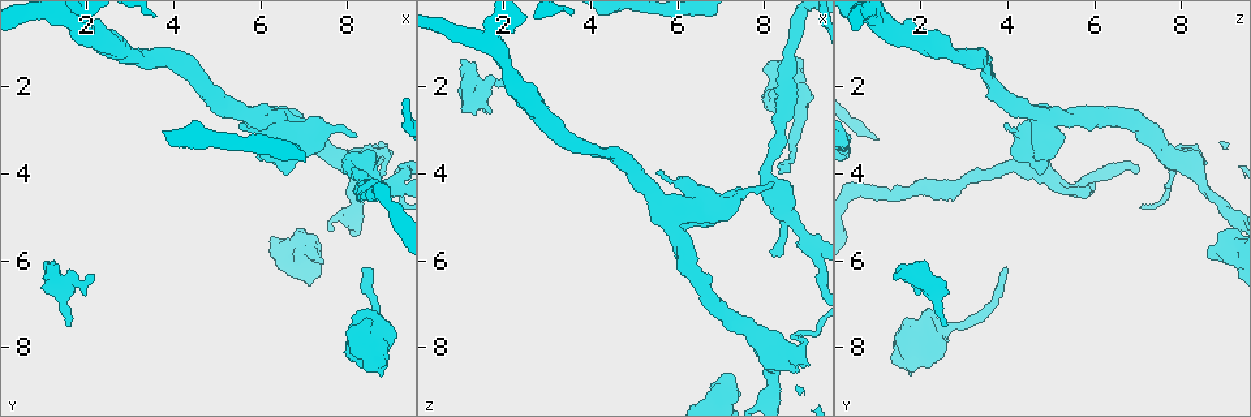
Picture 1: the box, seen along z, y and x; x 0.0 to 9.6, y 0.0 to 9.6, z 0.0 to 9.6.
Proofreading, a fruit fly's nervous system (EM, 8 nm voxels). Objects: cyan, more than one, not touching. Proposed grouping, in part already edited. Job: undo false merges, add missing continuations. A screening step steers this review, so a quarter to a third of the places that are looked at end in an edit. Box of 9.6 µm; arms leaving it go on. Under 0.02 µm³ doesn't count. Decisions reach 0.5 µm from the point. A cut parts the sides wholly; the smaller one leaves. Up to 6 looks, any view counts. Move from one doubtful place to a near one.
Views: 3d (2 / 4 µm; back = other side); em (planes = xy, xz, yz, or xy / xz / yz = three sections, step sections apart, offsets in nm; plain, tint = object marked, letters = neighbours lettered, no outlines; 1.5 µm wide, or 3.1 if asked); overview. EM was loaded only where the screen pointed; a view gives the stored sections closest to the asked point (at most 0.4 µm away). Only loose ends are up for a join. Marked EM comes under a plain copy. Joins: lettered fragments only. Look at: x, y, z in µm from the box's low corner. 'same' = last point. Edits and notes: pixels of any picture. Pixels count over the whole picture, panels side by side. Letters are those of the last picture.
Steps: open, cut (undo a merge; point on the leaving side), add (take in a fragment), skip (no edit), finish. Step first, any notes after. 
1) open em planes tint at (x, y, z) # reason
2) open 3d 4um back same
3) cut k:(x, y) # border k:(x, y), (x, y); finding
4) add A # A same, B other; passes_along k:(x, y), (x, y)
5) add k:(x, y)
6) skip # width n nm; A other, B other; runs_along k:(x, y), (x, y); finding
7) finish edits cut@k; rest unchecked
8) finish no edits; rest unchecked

open em planes letters at (1.00, 6.40, 1.35) # free end

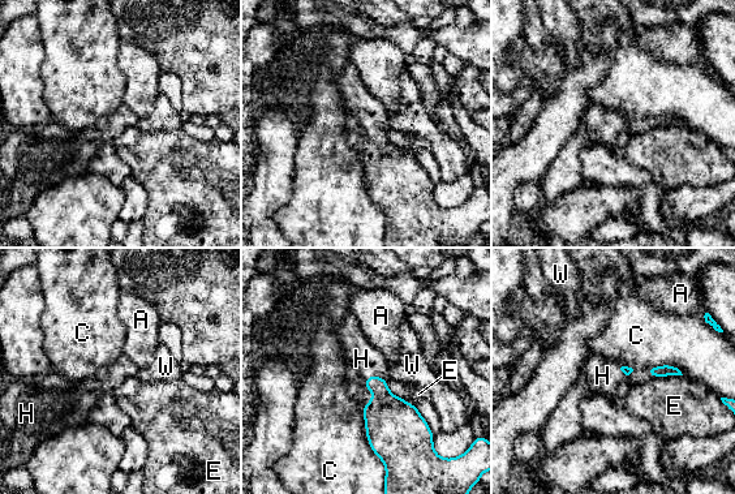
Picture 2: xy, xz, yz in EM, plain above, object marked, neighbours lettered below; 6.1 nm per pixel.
add H # A other, C other, E other, H same, W other; it goes on there

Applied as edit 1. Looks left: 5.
open em planes tint at (8.90, 8.35, 1.40) # thick end

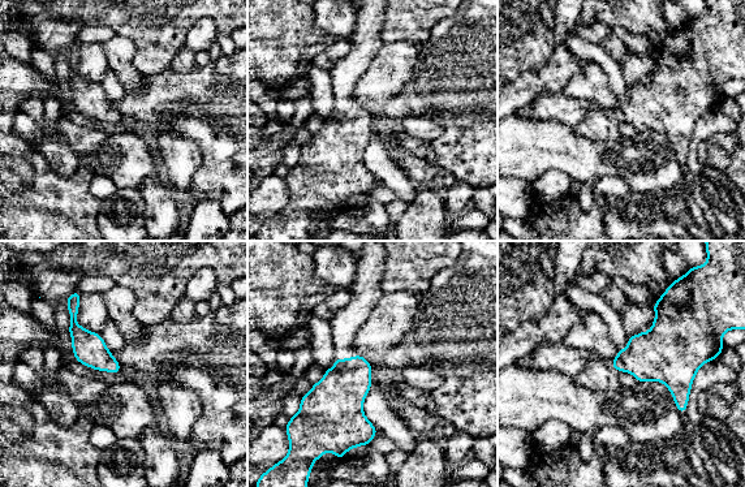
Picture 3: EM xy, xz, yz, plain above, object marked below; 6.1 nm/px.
open em planes letters same

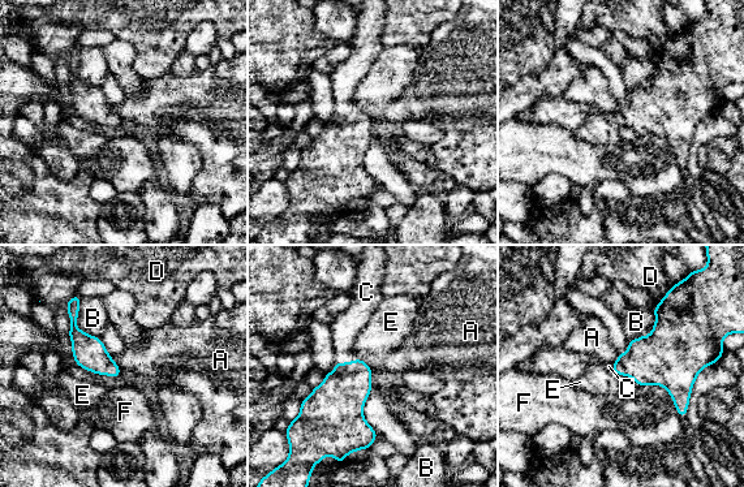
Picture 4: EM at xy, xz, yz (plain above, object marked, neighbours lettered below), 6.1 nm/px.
add C # A other, B other, C same, D other, E other, F other; passes_along 4:(338, 401), (348, 362), (345, 327); it goes on there

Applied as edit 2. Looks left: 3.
open em planes tint at (8.50, 6.15, 3.90) # an open end

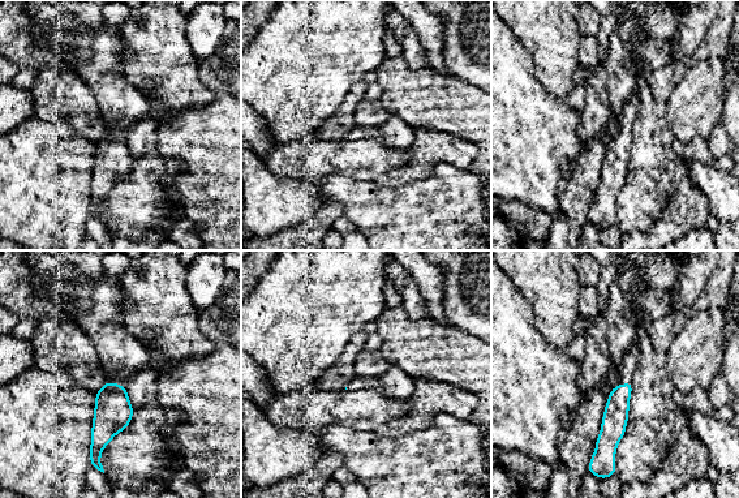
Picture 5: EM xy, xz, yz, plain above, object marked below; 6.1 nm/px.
open em planes letters same

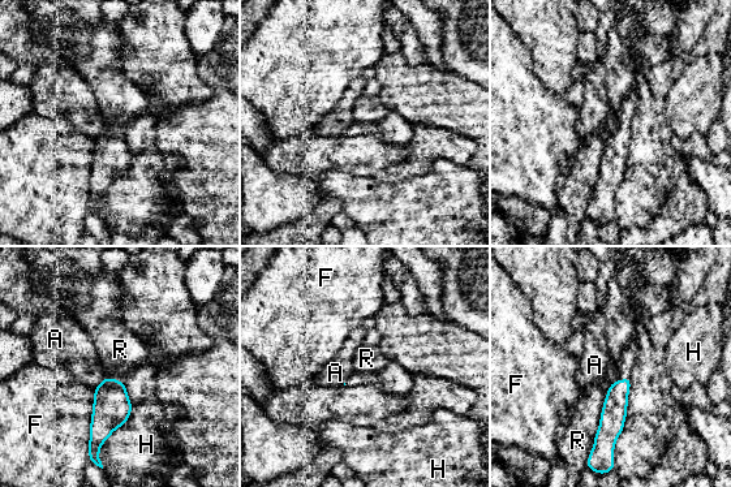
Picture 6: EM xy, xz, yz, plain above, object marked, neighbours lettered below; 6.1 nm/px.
skip # A other, F other, H other, R other; border 6:(609, 386), (594, 444), (588, 456); no lettered fragment goes on from it

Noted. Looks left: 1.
finish edits add@2, add@4; rest unchecked

